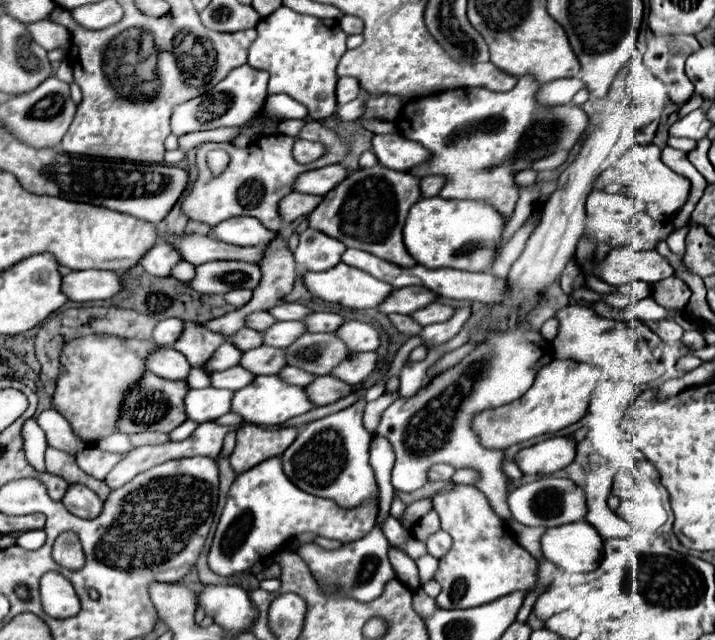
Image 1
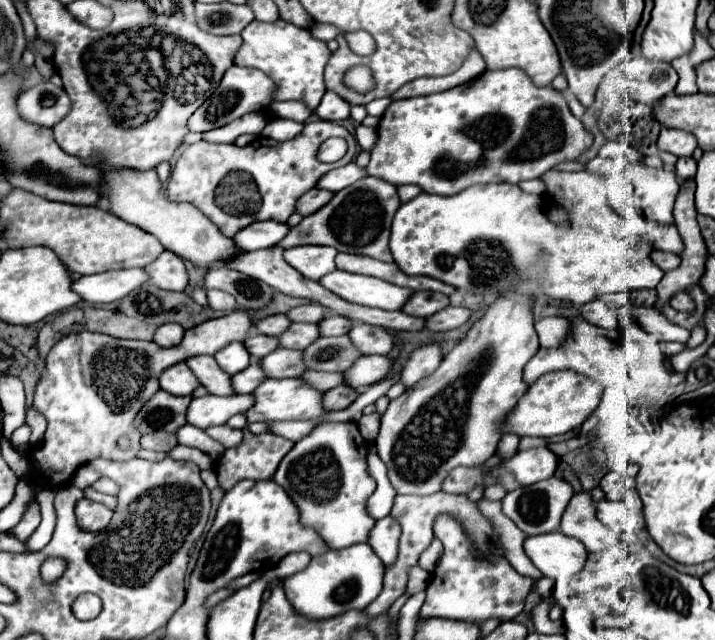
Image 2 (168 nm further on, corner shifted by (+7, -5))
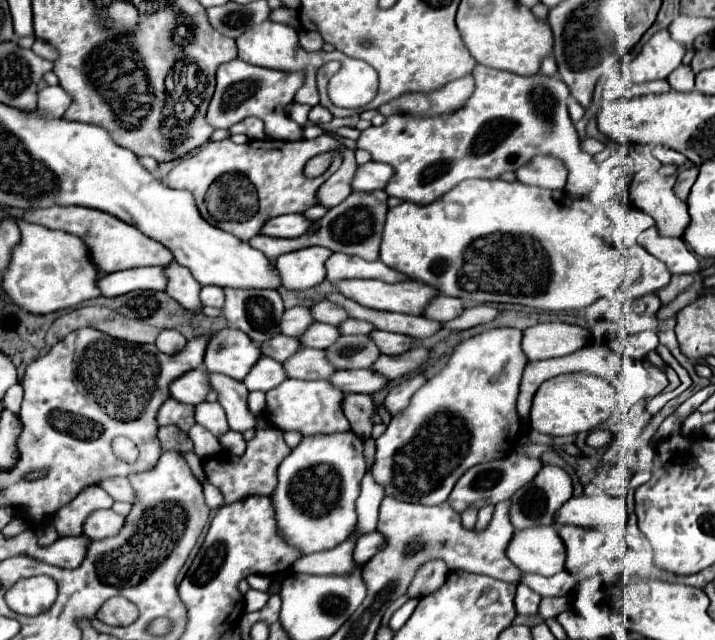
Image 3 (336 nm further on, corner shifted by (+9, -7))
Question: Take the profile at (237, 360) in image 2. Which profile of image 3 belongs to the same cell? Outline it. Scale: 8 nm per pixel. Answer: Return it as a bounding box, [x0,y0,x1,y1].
[204,327,262,381]

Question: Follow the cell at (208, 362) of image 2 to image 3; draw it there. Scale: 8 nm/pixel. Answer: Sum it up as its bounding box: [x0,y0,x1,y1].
[208,373,256,433]

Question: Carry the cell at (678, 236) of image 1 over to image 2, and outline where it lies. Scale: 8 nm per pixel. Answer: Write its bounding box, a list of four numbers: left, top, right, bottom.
[650,251,680,271]

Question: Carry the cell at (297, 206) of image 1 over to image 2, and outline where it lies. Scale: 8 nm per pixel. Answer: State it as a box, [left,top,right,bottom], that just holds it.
[296,187,334,217]

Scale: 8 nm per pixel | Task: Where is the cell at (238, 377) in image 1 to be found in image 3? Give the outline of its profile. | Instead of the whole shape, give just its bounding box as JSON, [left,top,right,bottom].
[244,357,286,391]

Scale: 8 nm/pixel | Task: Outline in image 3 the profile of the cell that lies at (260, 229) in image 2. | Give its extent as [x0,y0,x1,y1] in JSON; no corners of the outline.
[260,215,312,239]

